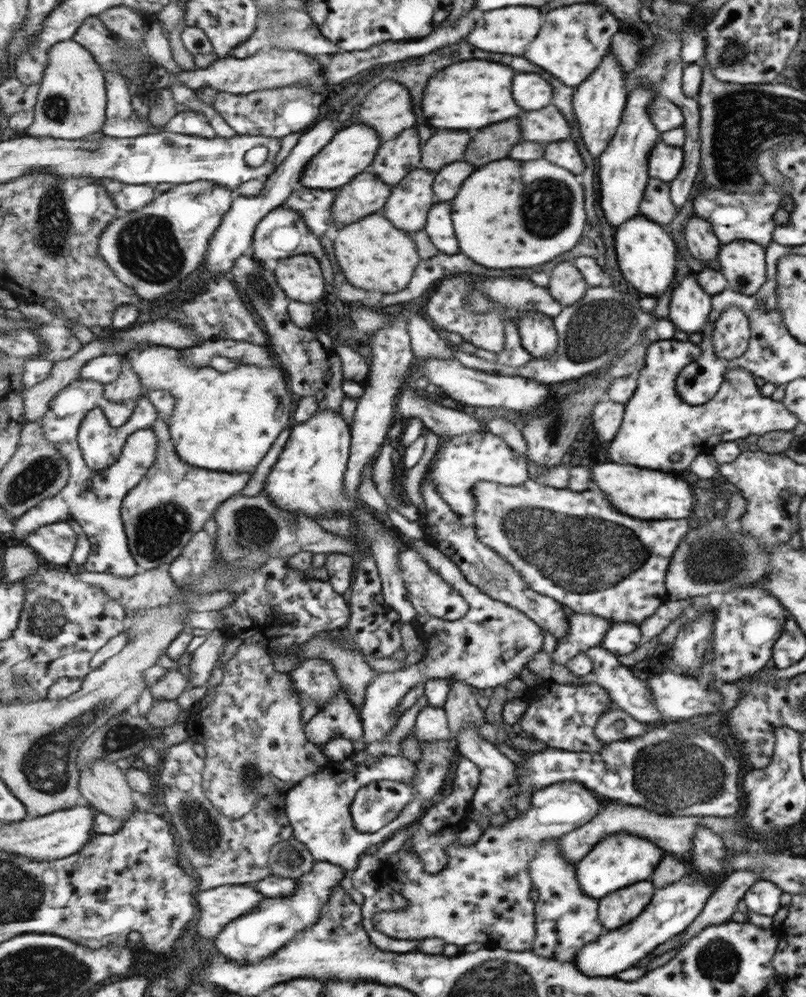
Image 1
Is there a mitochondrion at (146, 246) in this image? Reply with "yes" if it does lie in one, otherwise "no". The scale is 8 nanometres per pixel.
yes

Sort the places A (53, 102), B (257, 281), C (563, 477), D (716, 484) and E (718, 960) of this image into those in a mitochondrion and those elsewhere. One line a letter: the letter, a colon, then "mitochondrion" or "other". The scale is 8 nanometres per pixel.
A: other
B: mitochondrion
C: other
D: other
E: mitochondrion

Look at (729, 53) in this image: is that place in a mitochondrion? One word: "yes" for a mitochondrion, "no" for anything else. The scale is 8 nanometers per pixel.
yes

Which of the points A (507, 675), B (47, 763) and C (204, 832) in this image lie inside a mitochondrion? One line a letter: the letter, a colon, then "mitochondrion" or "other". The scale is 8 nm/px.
A: other
B: mitochondrion
C: mitochondrion

